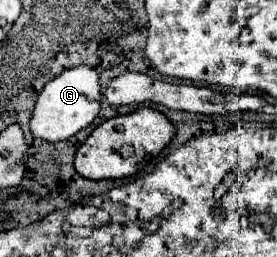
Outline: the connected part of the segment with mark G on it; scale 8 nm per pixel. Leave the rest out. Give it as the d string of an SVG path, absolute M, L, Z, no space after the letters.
M81 65L67 69L43 87L31 117L31 133L33 137L45 141L69 139L77 131L91 125L99 109L101 109L101 87L99 87L99 73L95 71L95 67Z

